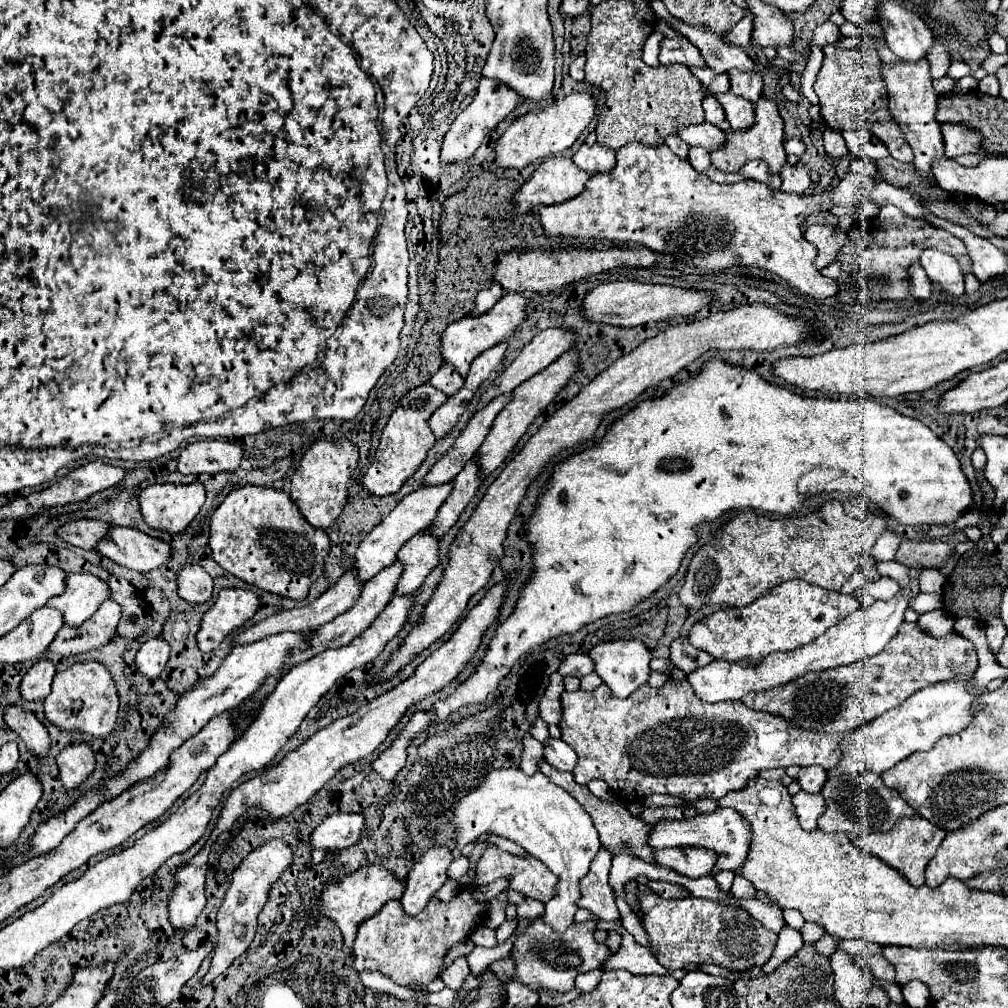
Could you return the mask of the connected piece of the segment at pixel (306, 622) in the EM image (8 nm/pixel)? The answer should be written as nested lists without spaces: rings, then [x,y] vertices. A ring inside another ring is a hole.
[[[347,571],[331,589],[327,589],[319,599],[315,599],[311,605],[305,605],[305,607],[295,607],[291,611],[279,611],[277,615],[249,627],[245,633],[241,633],[239,637],[235,637],[235,643],[253,643],[253,641],[259,641],[263,637],[269,637],[269,635],[275,635],[275,633],[283,633],[283,631],[309,631],[309,629],[317,629],[325,623],[329,623],[331,619],[335,619],[337,615],[345,613],[347,609],[351,609],[351,605],[355,605],[355,601],[359,599],[359,593],[363,591],[363,585],[365,581],[359,579],[359,575],[355,575],[355,571]]]

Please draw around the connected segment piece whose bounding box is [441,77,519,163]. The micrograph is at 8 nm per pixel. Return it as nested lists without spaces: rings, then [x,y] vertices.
[[[483,77],[477,93],[473,97],[473,103],[469,107],[465,107],[465,113],[459,113],[459,119],[453,121],[451,129],[447,131],[447,135],[443,137],[443,145],[441,145],[441,161],[445,163],[461,163],[473,157],[473,153],[477,151],[477,147],[483,143],[483,139],[517,107],[519,97],[513,89],[509,89],[507,85],[495,81],[495,79],[487,79]]]

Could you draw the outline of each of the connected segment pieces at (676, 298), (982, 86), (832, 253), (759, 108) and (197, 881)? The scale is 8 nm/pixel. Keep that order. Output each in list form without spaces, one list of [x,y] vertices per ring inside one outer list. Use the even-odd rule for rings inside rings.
[[[615,281],[605,283],[589,291],[583,301],[583,313],[589,321],[619,325],[619,327],[637,327],[649,321],[667,321],[675,317],[689,319],[701,309],[709,307],[715,301],[713,291],[699,291],[699,289],[681,289],[673,285],[651,285],[651,283],[637,283],[637,281]]]
[[[987,75],[979,81],[979,91],[987,93],[987,95],[999,95],[999,83],[995,75]]]
[[[811,225],[805,231],[805,239],[817,247],[817,261],[819,269],[837,261],[841,247],[847,243],[847,233],[835,225]]]
[[[759,99],[755,103],[755,125],[747,131],[741,133],[729,133],[727,135],[727,145],[723,145],[717,151],[711,151],[711,163],[723,173],[733,173],[739,171],[743,165],[749,161],[759,159],[769,165],[769,173],[779,173],[781,167],[785,165],[785,149],[783,149],[783,119],[777,111],[777,105],[769,99]]]
[[[215,829],[205,843],[205,847],[187,863],[179,865],[173,879],[175,889],[169,895],[169,923],[175,931],[187,933],[195,925],[197,917],[203,913],[207,897],[205,897],[205,875],[207,875],[207,857],[213,841],[219,837],[219,829]]]

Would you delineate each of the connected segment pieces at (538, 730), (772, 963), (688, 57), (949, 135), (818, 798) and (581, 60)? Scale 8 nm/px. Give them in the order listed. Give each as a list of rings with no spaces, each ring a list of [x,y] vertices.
[[[537,719],[537,721],[535,721],[535,725],[531,727],[531,735],[533,735],[537,741],[541,741],[541,743],[545,745],[545,743],[547,743],[547,739],[549,739],[547,723],[545,723],[545,721],[541,721],[541,719]]]
[[[783,925],[783,929],[779,931],[779,939],[777,939],[777,947],[771,955],[771,959],[763,965],[763,973],[771,975],[775,971],[777,965],[781,965],[787,957],[791,957],[791,953],[795,953],[799,947],[803,945],[803,937],[801,931],[793,929],[791,925]]]
[[[685,37],[665,39],[661,43],[659,61],[665,67],[675,65],[675,63],[681,63],[685,67],[707,67],[703,53],[699,49],[695,49],[695,45],[691,45],[691,41],[687,41]]]
[[[941,125],[947,157],[955,159],[963,153],[975,153],[981,159],[991,157],[991,153],[983,147],[983,135],[977,129],[967,129],[965,125]]]
[[[799,791],[795,797],[793,797],[793,805],[795,805],[795,813],[797,813],[797,819],[799,819],[799,825],[807,831],[813,831],[817,829],[817,819],[823,815],[825,811],[825,799],[821,793],[805,793],[805,791]]]
[[[579,55],[577,59],[573,59],[573,63],[571,63],[571,67],[569,67],[571,79],[583,81],[583,67],[585,67],[585,57],[583,57],[583,55]]]

